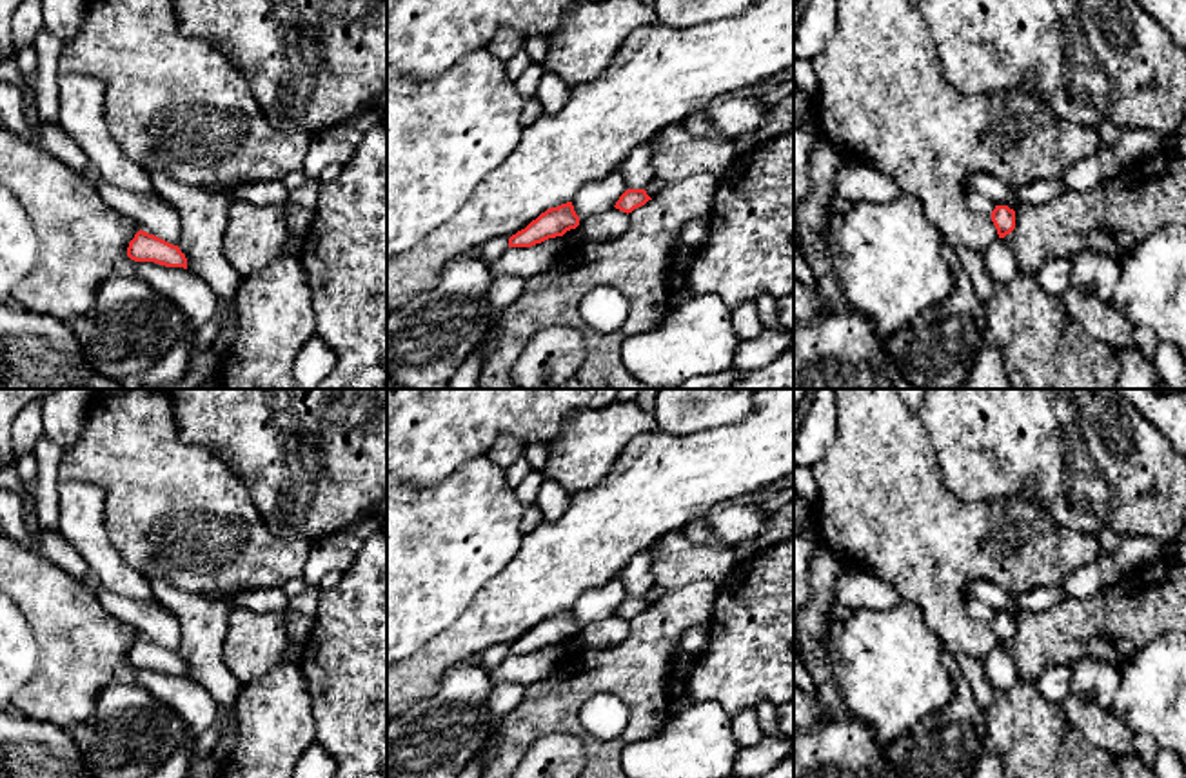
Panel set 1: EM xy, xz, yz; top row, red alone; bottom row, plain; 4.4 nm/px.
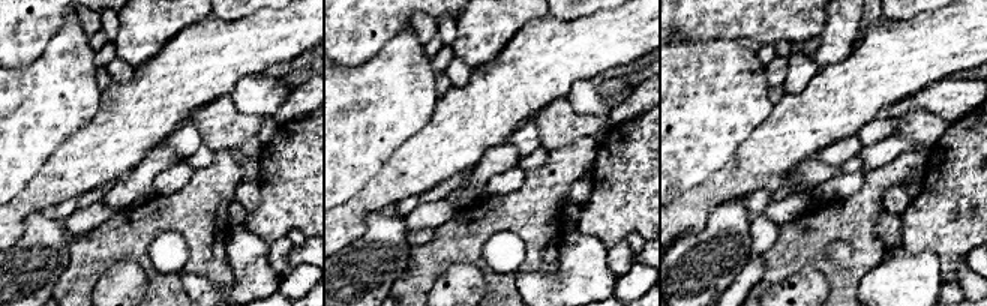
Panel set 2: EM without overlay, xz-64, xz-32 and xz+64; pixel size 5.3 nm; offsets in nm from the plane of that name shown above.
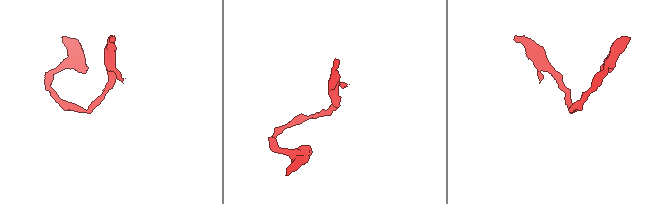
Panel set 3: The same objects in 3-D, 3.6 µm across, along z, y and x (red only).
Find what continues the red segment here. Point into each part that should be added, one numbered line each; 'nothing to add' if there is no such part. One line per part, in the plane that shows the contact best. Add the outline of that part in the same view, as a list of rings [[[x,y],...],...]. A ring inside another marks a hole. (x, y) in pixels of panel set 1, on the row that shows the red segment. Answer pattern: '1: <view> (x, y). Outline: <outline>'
nothing to add

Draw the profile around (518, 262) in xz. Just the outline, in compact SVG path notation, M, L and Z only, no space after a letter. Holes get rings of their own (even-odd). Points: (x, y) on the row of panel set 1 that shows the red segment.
M563 236L549 238L532 247L509 247L496 262L489 264L489 269L494 278L525 280L550 269L570 249L572 245Z

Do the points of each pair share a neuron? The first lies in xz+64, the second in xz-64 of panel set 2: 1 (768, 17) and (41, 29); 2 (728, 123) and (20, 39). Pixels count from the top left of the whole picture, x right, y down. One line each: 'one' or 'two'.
1: one
2: two

